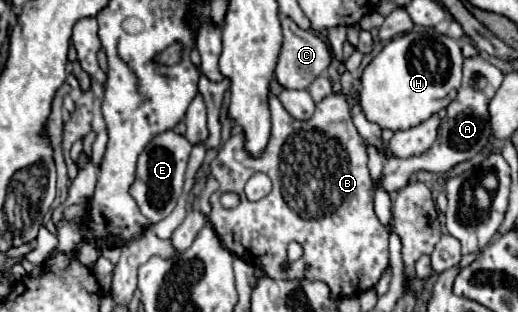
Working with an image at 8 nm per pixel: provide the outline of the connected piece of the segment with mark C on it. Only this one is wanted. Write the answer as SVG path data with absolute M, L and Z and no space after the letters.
M282 17L282 33L284 33L284 41L282 41L280 59L276 65L276 79L282 87L306 89L312 83L312 79L316 79L330 65L330 59L332 59L330 49L314 31L300 29L290 17Z

